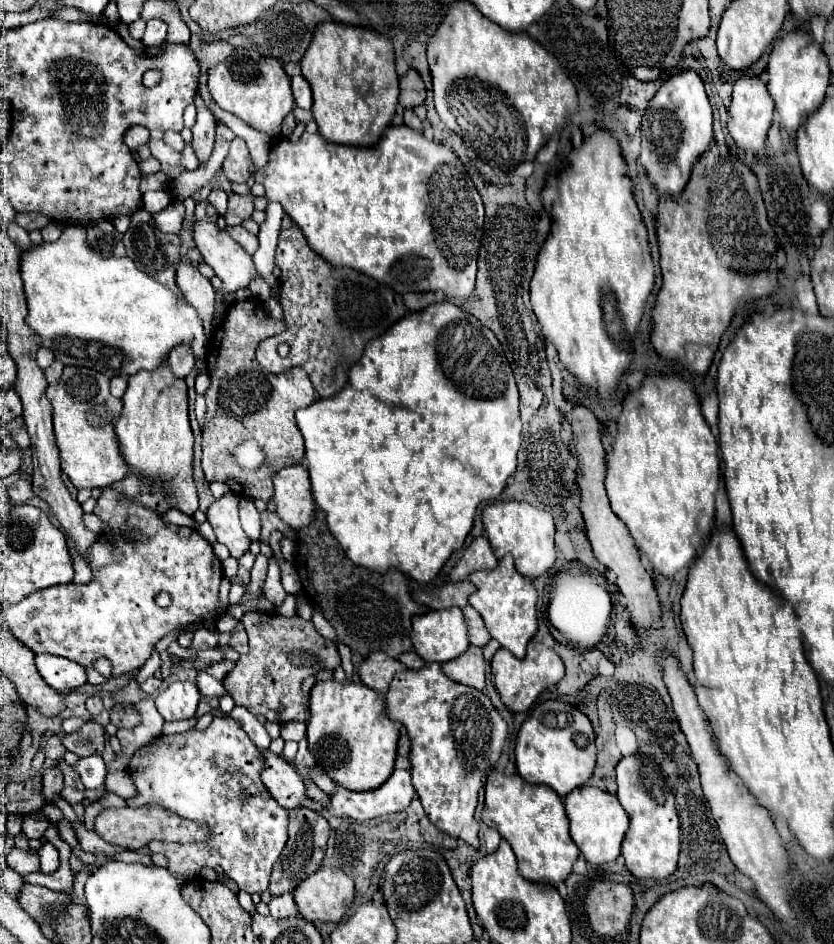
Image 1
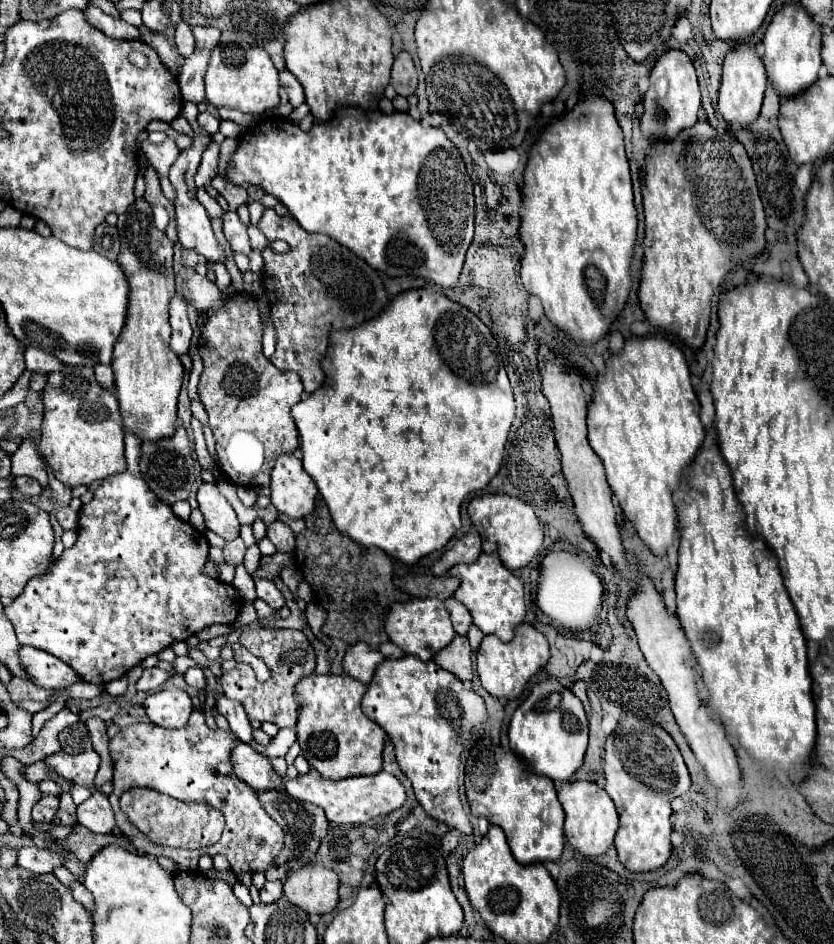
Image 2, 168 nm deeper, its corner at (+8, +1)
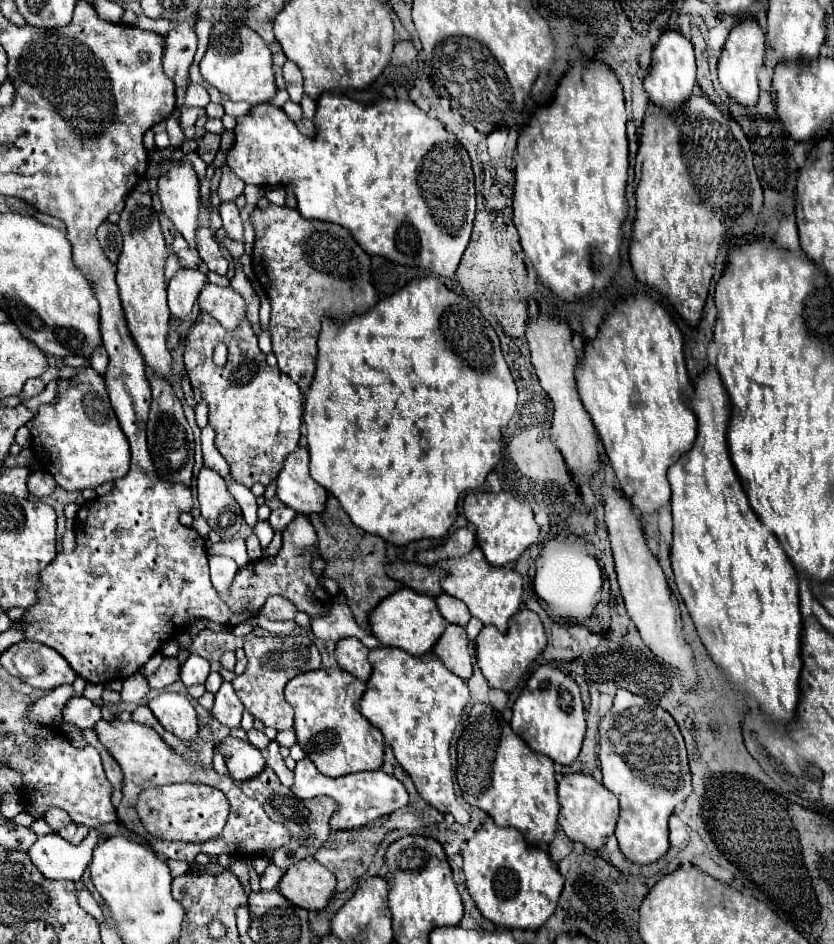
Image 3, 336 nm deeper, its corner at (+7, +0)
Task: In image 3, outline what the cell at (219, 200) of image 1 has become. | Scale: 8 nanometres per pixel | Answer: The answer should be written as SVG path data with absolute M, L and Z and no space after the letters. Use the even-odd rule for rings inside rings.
M206 132L202 138L196 138L196 144L198 144L198 156L206 162L206 164L212 164L216 152L218 152L218 146L220 146L220 134L212 134L212 132Z

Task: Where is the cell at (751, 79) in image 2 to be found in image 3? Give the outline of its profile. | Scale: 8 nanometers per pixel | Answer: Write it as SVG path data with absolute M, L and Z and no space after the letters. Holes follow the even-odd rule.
M742 20L732 26L718 60L718 78L730 98L742 106L756 106L758 102L758 70L764 62L766 34L756 20Z

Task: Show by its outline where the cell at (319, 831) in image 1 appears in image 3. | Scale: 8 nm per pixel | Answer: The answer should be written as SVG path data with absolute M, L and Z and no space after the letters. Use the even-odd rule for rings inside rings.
M268 766L256 778L248 778L248 780L240 782L240 788L250 798L256 798L264 806L266 814L272 820L278 820L278 822L282 822L282 824L286 824L290 828L290 832L292 832L290 842L286 846L278 848L274 852L274 858L272 858L272 862L276 866L280 866L282 870L288 870L288 866L292 866L292 864L308 858L308 856L314 856L316 850L326 842L326 838L330 834L328 820L334 814L334 810L338 808L338 804L332 798L328 798L328 796L316 796L316 798L310 798L310 800L300 800L300 798L296 798L292 794L290 788L286 788L286 786L280 784L278 776Z

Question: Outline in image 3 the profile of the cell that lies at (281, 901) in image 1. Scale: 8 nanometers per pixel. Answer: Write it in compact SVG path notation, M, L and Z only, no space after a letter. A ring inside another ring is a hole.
M270 862L268 868L264 870L264 874L260 876L260 886L262 886L262 890L274 890L274 888L278 888L282 874L284 874L284 872L282 872L276 864Z

